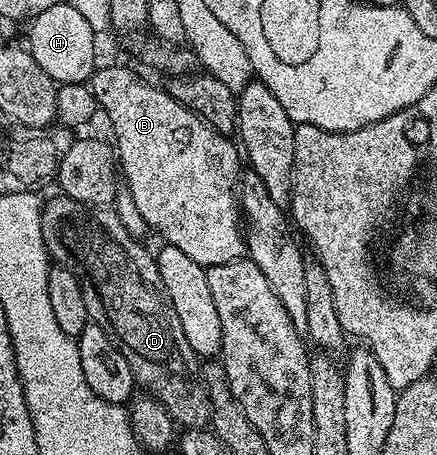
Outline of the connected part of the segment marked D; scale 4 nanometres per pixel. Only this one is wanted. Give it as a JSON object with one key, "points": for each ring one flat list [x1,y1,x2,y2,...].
{"points":[[57,196,45,203,42,208,42,231,46,252,57,265,68,268,80,280,84,292,84,304,88,308,91,323,104,332,124,352,124,360,134,373,134,381,142,386,149,397,155,398,169,413,179,427,201,430,210,425,210,397,206,386,200,381,200,359,192,352,188,344,188,336,184,336,184,328,180,328,180,316,176,316,176,308,172,308,172,300,168,300,168,292,164,288,164,280,160,280,158,264,153,253,150,254,120,224,118,211,104,206,85,206,80,200,72,200,65,196]]}

